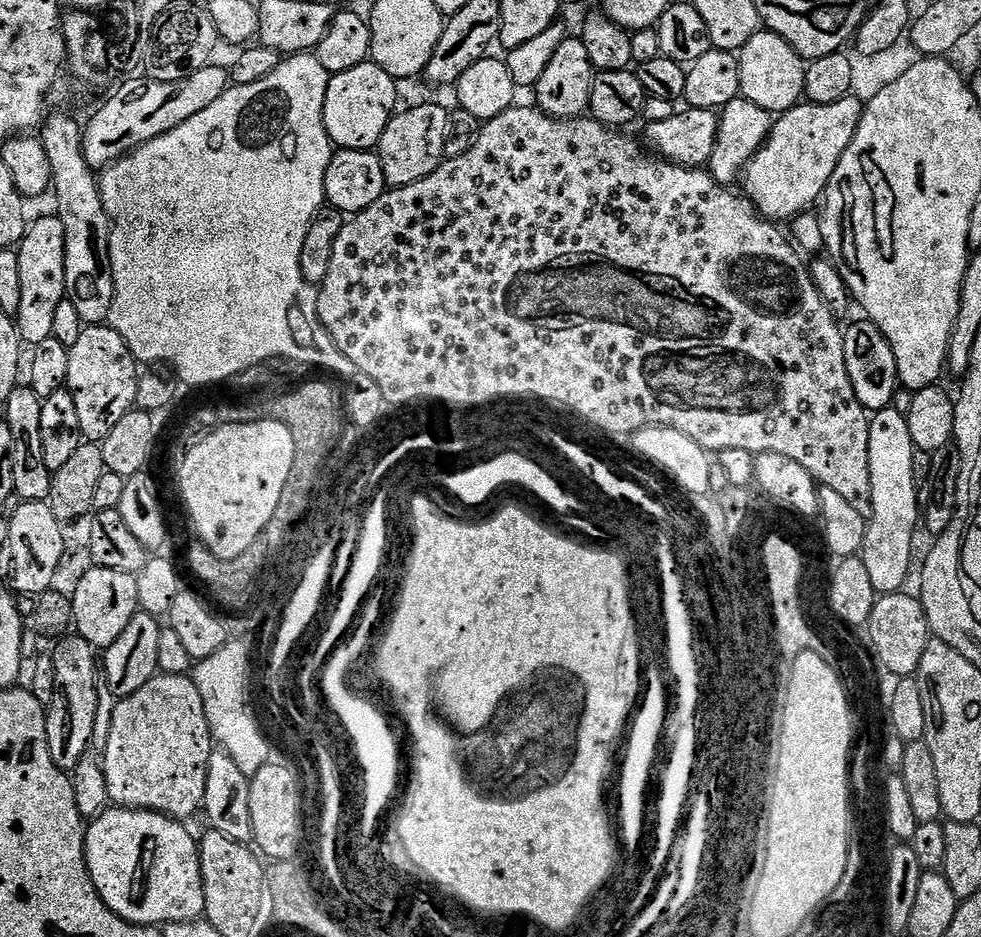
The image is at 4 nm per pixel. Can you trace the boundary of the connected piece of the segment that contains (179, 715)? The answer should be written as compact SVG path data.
M158 674L142 690L134 690L134 694L117 699L114 710L114 722L110 722L110 742L106 742L106 750L102 754L104 773L106 774L106 786L108 787L108 799L113 805L122 808L143 808L145 812L161 812L163 816L173 818L185 818L201 811L206 794L206 766L210 762L210 754L214 751L212 731L206 722L206 710L202 702L202 694L198 694L198 686L191 675L166 676Z

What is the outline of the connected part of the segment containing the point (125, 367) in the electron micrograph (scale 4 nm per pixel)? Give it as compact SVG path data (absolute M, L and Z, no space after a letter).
M107 323L84 327L78 342L74 342L68 353L70 374L66 390L74 398L74 406L78 409L81 437L88 442L103 442L110 434L110 430L114 430L114 426L118 426L118 422L122 422L122 418L126 418L126 414L136 408L135 394L138 393L138 384L142 375L141 369L136 369L138 361L132 355L122 334L118 334L118 330L114 330Z

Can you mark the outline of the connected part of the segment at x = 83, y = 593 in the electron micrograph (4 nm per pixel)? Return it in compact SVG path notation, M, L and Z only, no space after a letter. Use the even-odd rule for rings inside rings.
M92 567L86 576L77 582L76 590L70 597L75 631L97 650L103 650L118 642L118 634L122 634L122 630L130 626L130 618L136 616L140 607L135 575L109 568Z

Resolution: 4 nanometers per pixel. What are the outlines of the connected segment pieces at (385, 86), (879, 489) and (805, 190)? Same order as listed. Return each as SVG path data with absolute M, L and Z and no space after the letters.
M371 62L331 73L326 86L324 125L333 145L337 149L373 151L397 111L396 88L396 79Z
M895 406L875 413L870 426L870 490L872 514L867 517L868 529L862 559L877 594L901 591L910 570L910 542L922 520L922 496L914 482L914 454L918 451L910 438L908 417Z
M856 94L829 104L801 102L783 113L773 123L767 142L742 173L743 195L769 222L788 222L807 213L811 209L808 207L823 197L842 154L858 130L863 113L864 104Z

